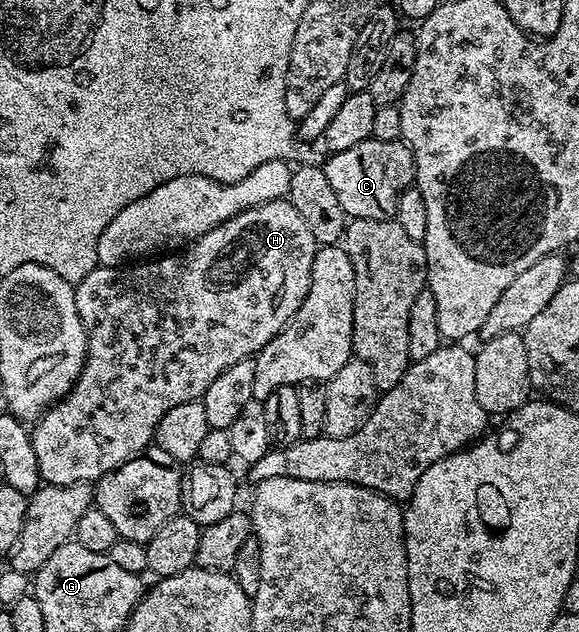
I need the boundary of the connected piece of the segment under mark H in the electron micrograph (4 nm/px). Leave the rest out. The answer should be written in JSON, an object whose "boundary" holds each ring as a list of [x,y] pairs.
{"boundary":[[[287,198],[263,202],[259,206],[251,206],[225,222],[207,230],[197,240],[188,245],[189,252],[182,251],[181,257],[177,254],[161,254],[156,258],[146,259],[144,262],[133,262],[128,266],[119,268],[102,268],[100,266],[91,270],[87,278],[83,278],[75,285],[75,306],[79,310],[79,318],[85,327],[87,334],[87,354],[85,355],[85,365],[79,374],[77,381],[73,383],[73,388],[63,399],[51,405],[42,416],[37,417],[31,428],[33,445],[35,446],[35,462],[39,462],[39,474],[45,484],[58,484],[67,486],[68,484],[83,484],[95,482],[103,474],[115,470],[123,462],[130,460],[132,456],[144,453],[148,444],[154,443],[157,427],[167,414],[167,410],[175,410],[183,402],[200,400],[204,396],[207,386],[227,370],[227,366],[235,366],[235,362],[256,357],[257,353],[284,330],[295,310],[307,298],[307,290],[311,286],[311,266],[315,262],[315,254],[319,245],[315,234],[303,222],[299,210],[291,206]]]}

